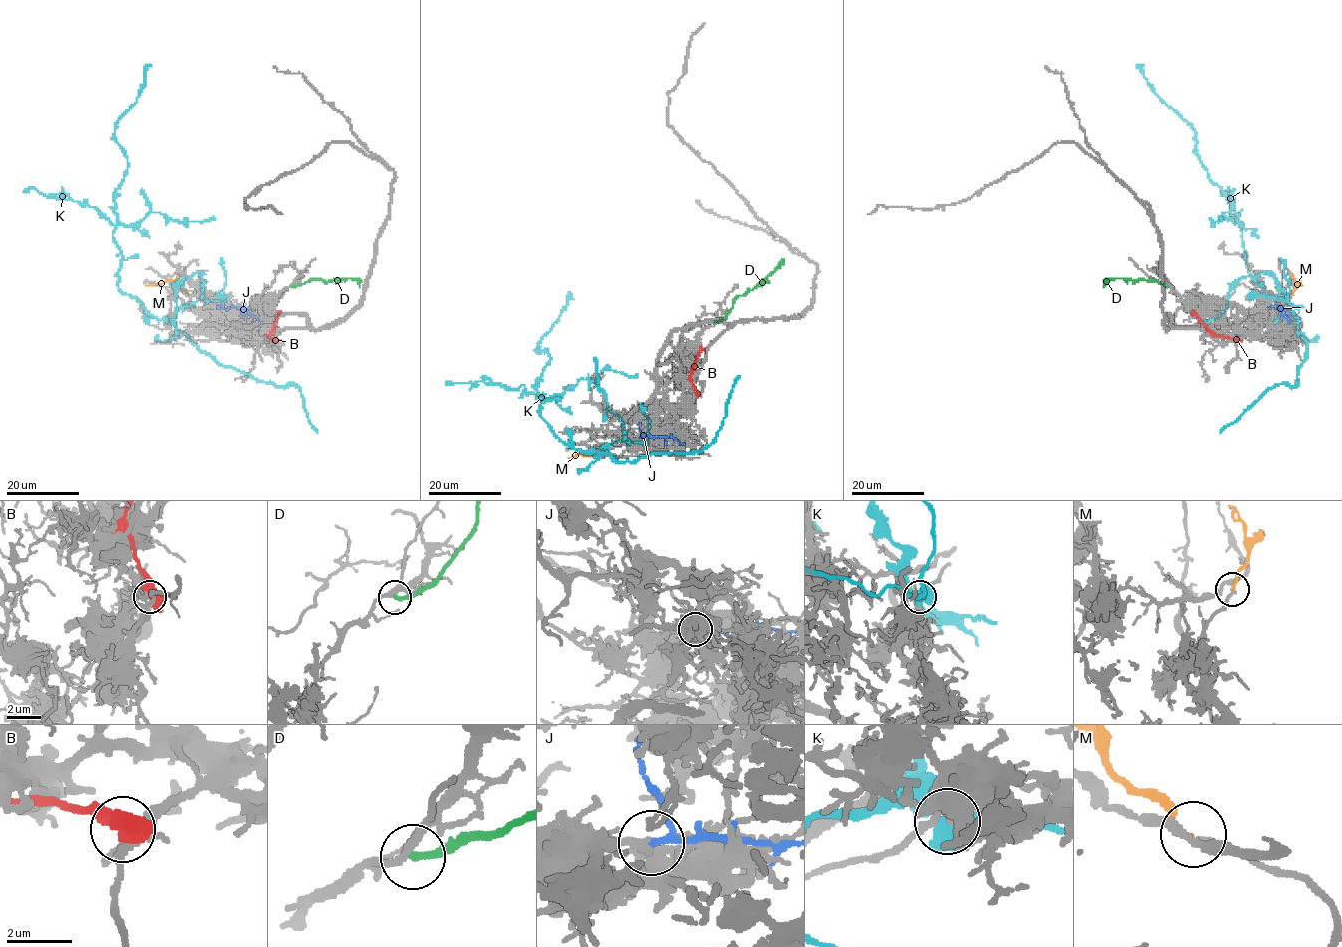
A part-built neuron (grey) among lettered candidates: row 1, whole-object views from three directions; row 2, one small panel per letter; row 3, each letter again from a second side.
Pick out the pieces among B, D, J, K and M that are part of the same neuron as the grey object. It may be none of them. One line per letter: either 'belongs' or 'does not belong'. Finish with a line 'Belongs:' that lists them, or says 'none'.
B: does not belong
D: does not belong
J: does not belong
K: does not belong
M: belongs
Belongs: M

